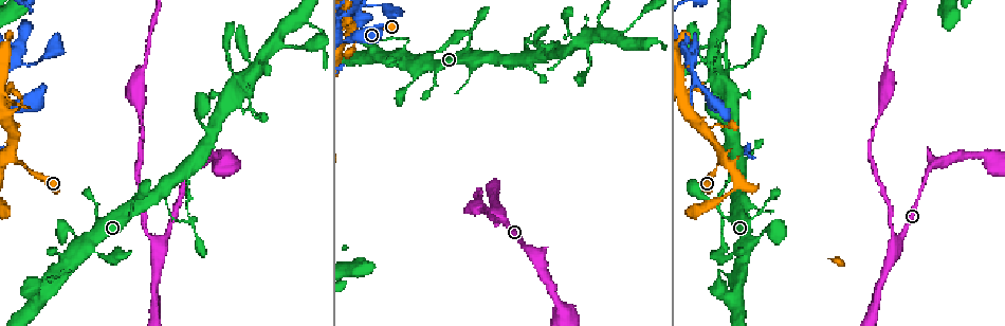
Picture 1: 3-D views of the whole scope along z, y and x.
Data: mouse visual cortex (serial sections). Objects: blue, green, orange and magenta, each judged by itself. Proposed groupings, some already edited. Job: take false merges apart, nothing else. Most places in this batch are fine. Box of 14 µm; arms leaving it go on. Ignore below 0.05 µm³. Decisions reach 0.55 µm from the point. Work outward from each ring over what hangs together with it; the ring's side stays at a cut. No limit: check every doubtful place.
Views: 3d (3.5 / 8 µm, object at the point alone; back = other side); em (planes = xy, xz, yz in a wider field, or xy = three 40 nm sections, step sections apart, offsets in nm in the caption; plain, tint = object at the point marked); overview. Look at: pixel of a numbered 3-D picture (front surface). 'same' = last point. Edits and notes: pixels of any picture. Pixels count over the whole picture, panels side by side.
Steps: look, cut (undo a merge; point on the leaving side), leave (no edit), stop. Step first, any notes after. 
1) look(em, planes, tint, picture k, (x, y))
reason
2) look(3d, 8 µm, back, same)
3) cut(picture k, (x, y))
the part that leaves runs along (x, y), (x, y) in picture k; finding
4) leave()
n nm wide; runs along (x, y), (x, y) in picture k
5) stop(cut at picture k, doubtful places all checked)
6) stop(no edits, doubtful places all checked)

look(3d, 3.5 µm, picture 1, (15, 157))

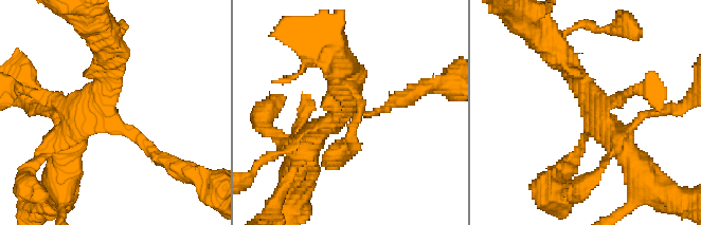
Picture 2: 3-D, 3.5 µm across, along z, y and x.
look(em, xy, step 5, tint, picture 2, (347, 115))
4 arms; arms of 150, 200, 300, 350 nm

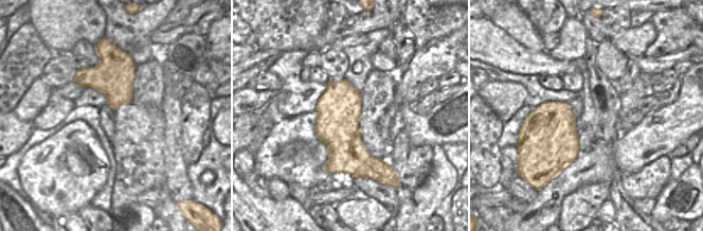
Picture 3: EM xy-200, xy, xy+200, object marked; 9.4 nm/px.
leave()
one cell here

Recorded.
look(3d, 3.5 µm, picture 1, (16, 61))
branch point

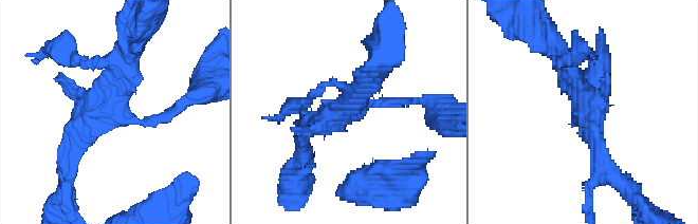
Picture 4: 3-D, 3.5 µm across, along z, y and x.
look(em, xy, step 3, tint, picture 4, (347, 111))
4 arms; arms of 150, 150, 250, 300 nm; need the tissue

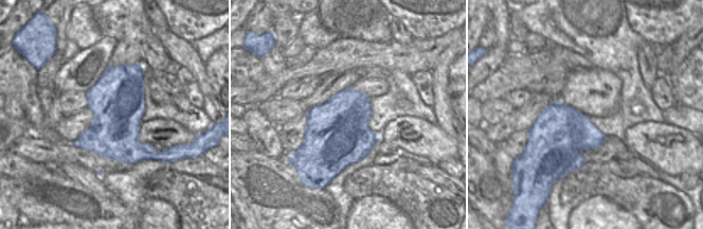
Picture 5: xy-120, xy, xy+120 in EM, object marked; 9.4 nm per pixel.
leave()
runs along (306, 126), (364, 104), (412, 101) in picture 4; continuous, no second cell

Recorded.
look(em, planes, tint, picture 1, (182, 171))
side arm on a straight run

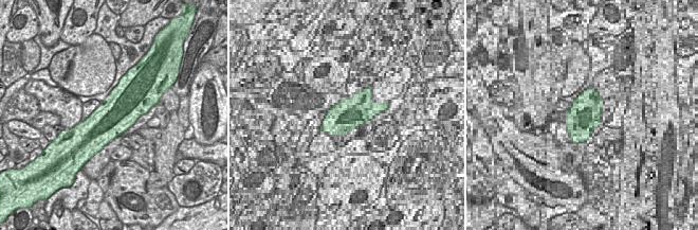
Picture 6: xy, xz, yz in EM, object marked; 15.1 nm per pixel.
look(3d, 3.5 µm, same)
wider look

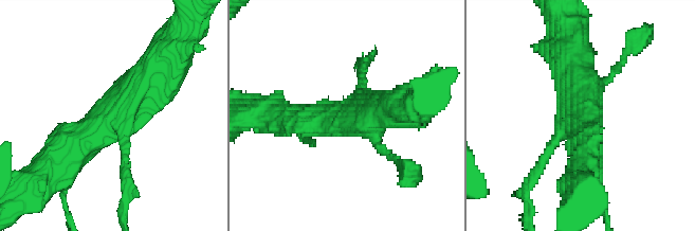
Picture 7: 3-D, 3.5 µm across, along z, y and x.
leave()
arms of 150, 450, 500 nm; runs along (56, 166), (86, 143), (161, 61) in picture 7; all the same cell

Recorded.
stop(no edits, doubtful places all checked)

